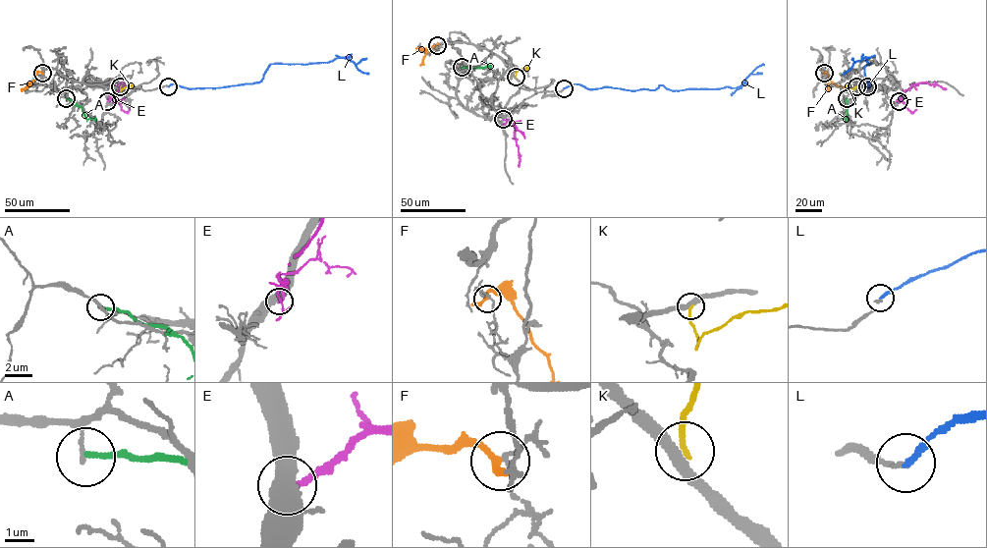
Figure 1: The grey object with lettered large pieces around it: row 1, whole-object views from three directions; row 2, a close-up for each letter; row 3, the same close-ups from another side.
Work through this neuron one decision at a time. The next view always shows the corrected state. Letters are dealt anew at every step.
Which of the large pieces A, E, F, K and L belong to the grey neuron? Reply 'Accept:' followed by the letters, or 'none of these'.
Accept: L

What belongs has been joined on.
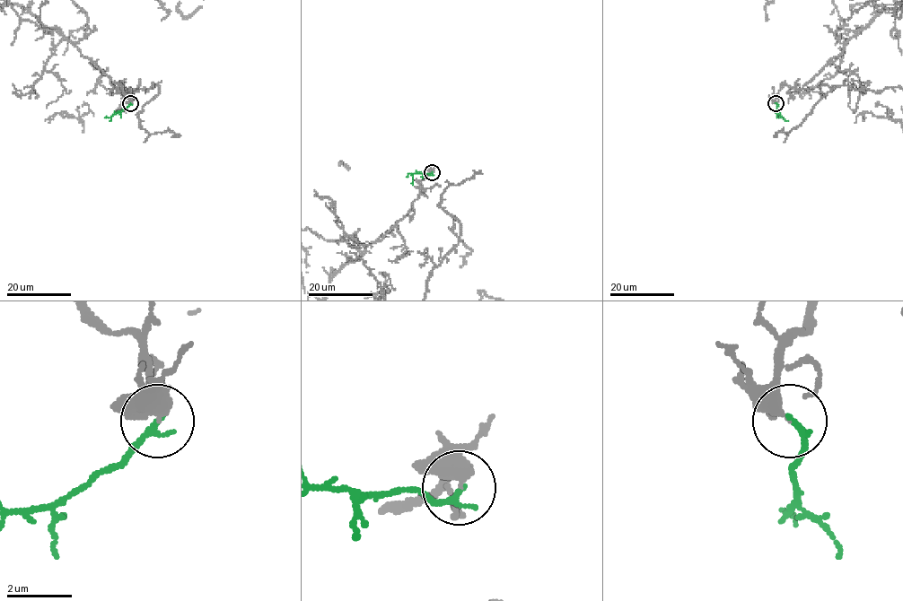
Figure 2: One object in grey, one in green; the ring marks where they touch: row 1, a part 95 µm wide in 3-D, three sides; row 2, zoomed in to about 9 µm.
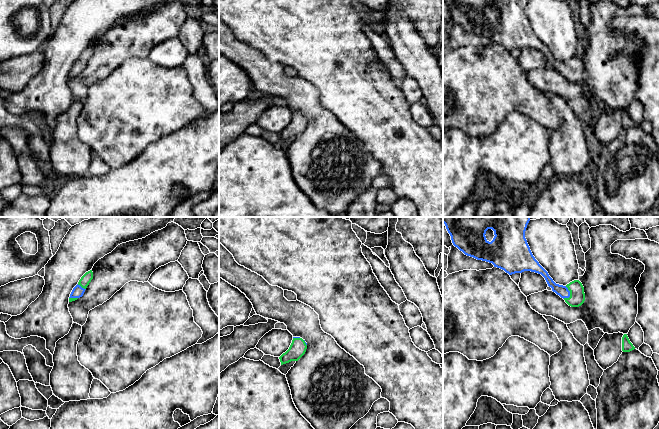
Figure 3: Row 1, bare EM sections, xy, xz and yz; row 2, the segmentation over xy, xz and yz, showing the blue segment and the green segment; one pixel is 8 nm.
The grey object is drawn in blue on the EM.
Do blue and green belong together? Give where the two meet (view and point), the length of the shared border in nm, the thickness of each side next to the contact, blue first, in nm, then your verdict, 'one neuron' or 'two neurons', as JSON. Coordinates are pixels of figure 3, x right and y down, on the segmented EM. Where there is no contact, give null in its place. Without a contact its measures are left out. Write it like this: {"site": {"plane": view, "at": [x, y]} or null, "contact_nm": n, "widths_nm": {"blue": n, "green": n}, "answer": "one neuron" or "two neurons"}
{"site": {"plane": "yz", "at": [569, 292]}, "contact_nm": 110, "widths_nm": {"blue": 90, "green": 130}, "answer": "one neuron"}

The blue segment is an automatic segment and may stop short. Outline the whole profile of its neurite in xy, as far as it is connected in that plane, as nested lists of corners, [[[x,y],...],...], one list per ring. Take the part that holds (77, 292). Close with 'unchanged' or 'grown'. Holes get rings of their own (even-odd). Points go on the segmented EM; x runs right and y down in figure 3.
[[[90,270],[81,277],[78,284],[73,288],[69,297],[69,302],[75,301],[78,298],[82,297],[92,279],[93,272]]]; grown

